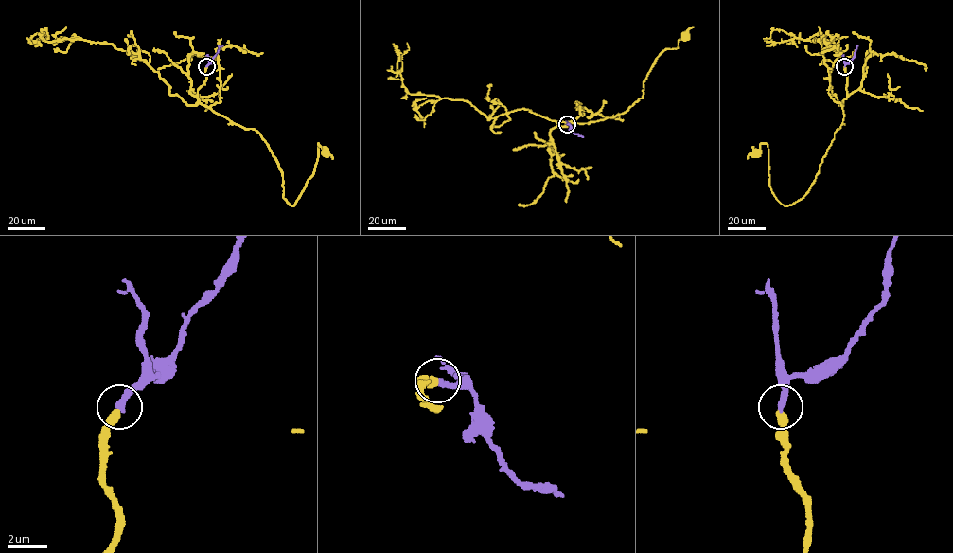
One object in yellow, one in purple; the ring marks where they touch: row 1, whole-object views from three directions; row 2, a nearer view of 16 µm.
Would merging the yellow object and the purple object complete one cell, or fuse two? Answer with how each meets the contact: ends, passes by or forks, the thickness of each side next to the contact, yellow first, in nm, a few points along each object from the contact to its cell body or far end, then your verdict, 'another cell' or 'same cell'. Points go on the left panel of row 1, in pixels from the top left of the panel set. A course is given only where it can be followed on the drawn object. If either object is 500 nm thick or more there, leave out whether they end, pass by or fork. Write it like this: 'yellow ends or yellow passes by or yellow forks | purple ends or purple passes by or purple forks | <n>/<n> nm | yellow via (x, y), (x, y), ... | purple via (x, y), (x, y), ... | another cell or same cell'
yellow ends | purple ends | 420/360 nm | yellow via (206, 66), (199, 101), (257, 132), (275, 158), (290, 205), (294, 205), (313, 171), (318, 143), (325, 152) | purple via (206, 66), (223, 45) | same cell

